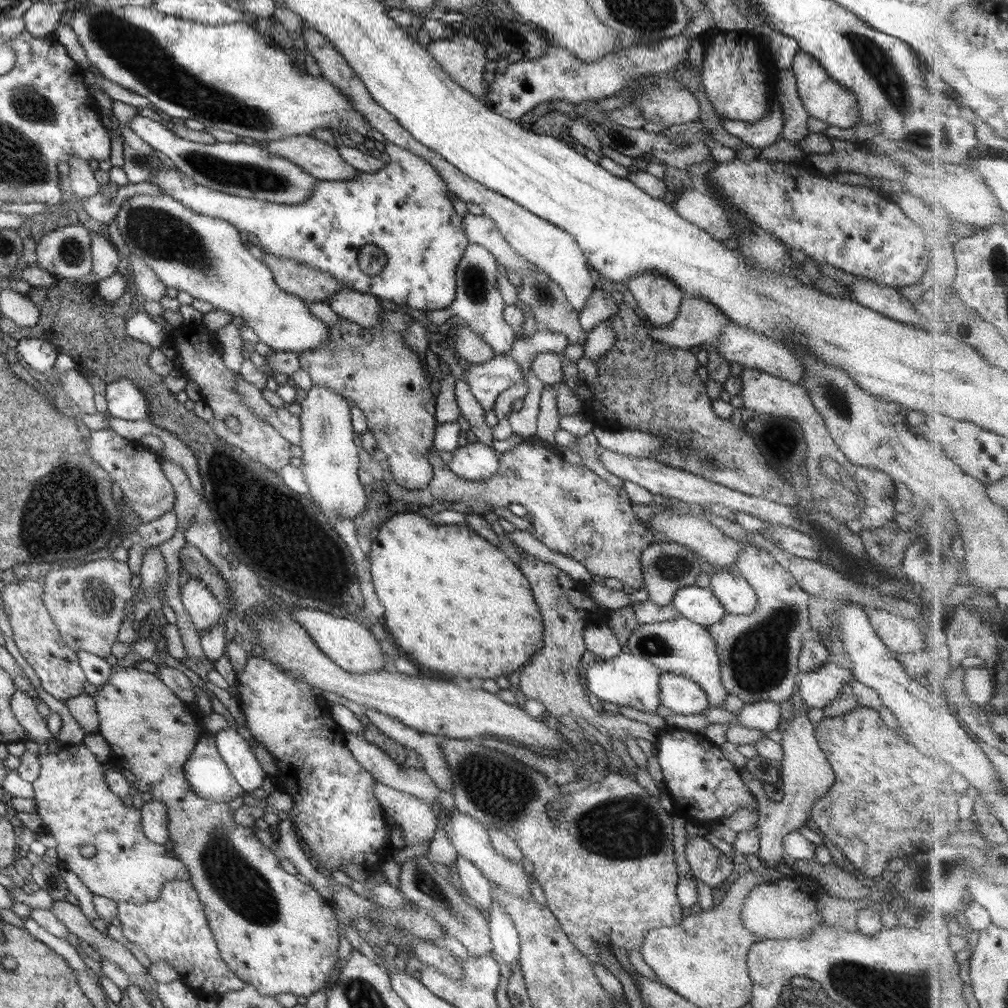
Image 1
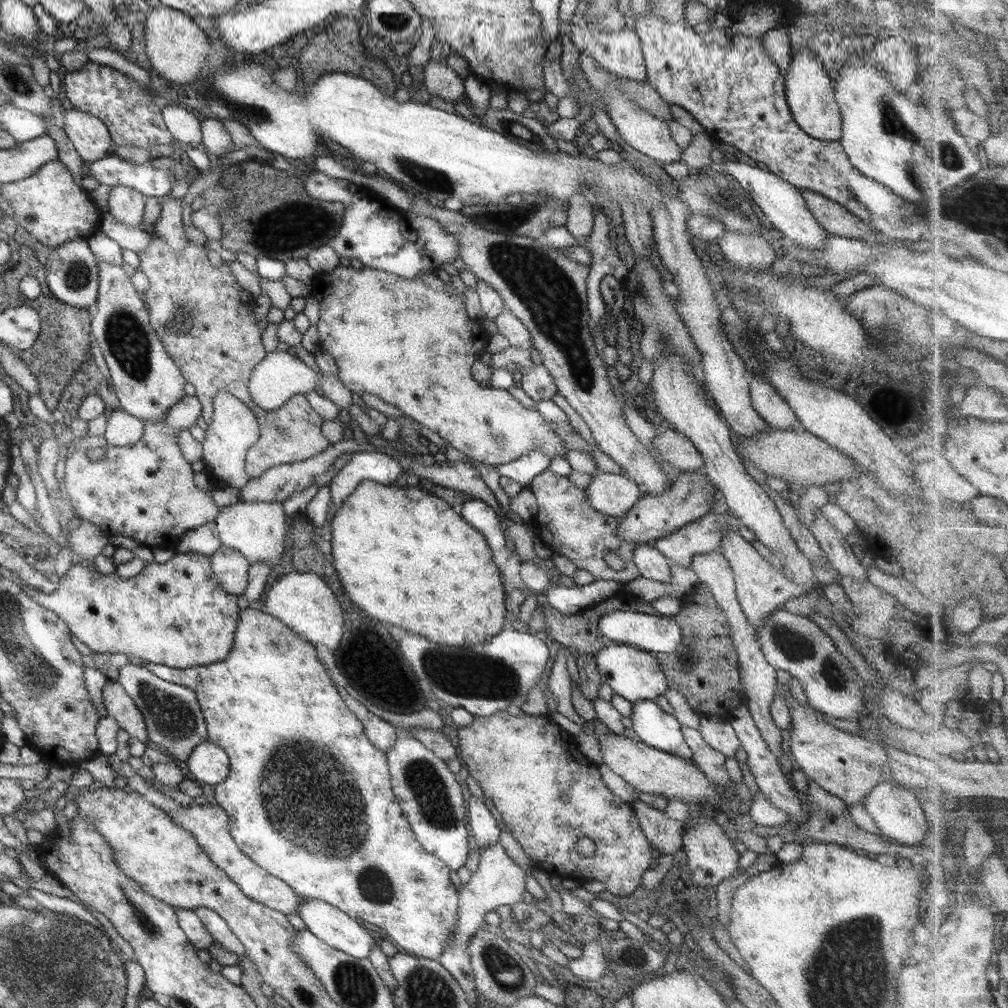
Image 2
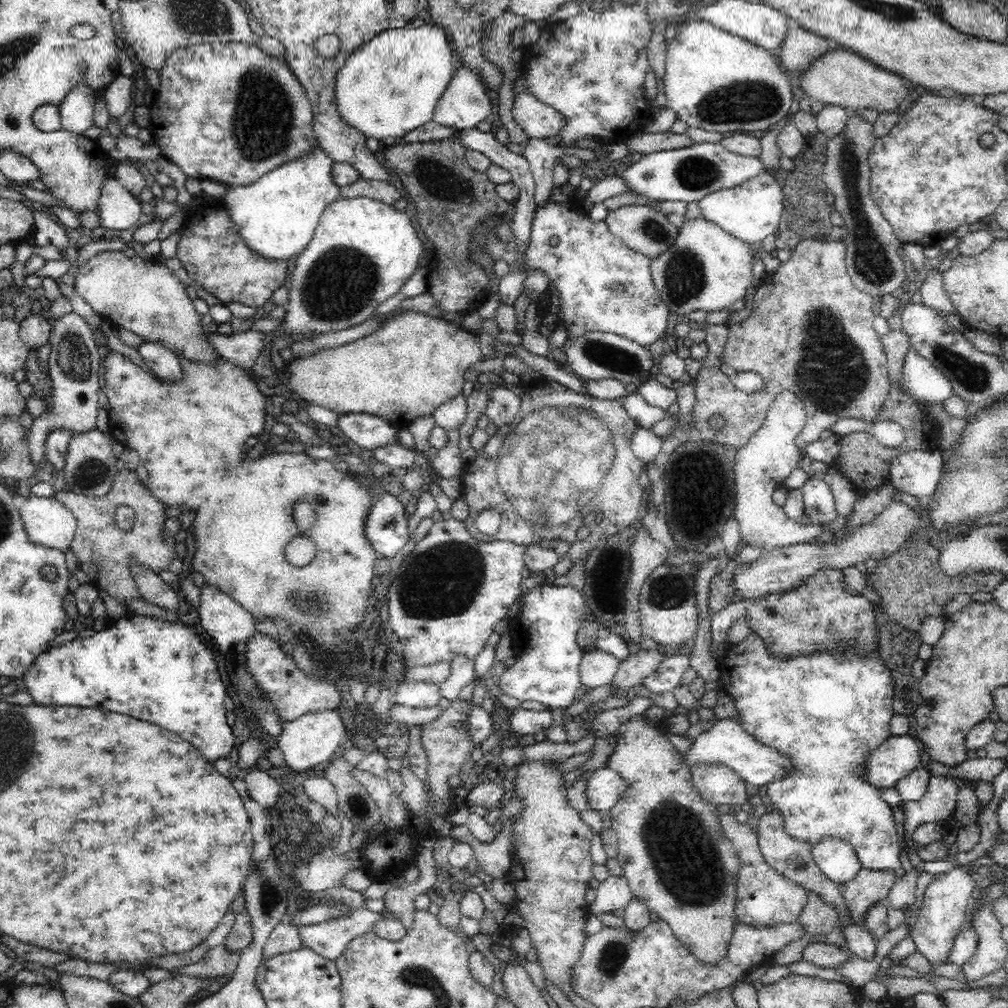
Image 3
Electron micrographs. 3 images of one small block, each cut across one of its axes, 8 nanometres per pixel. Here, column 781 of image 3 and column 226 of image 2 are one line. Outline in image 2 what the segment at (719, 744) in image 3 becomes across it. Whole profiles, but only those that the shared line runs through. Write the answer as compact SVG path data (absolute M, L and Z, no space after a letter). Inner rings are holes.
M208 740L197 744L185 763L197 783L203 782L212 787L225 780L229 770L228 756L225 751Z

